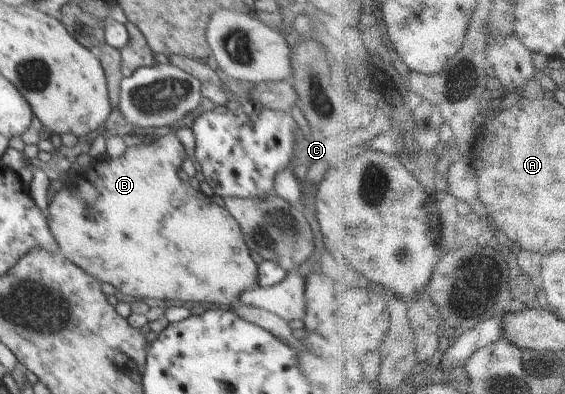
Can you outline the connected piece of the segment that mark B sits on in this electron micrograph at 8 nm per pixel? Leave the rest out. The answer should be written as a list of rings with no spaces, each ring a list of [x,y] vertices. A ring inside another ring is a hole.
[[[174,133],[164,135],[159,139],[155,139],[152,143],[142,143],[136,147],[127,147],[126,153],[121,158],[110,158],[91,160],[88,163],[88,169],[82,169],[82,173],[73,179],[72,182],[66,181],[63,189],[60,189],[54,195],[54,199],[49,203],[47,215],[47,223],[58,243],[60,254],[80,267],[86,274],[93,276],[101,284],[109,283],[124,294],[124,297],[133,297],[134,299],[142,299],[145,303],[154,304],[161,301],[180,301],[180,305],[230,305],[232,309],[241,306],[240,297],[242,294],[257,287],[257,271],[256,265],[250,255],[250,250],[246,246],[245,238],[239,224],[234,217],[216,201],[210,201],[210,198],[201,193],[200,190],[194,189],[190,183],[182,181],[178,177],[178,169],[181,164],[188,158],[187,150],[178,140]]]

